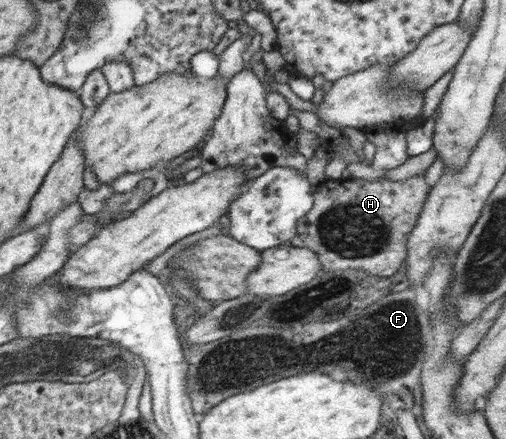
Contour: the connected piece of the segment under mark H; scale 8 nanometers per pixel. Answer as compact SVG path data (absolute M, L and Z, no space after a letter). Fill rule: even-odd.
M423 174L402 182L387 179L374 182L362 178L325 180L320 186L313 188L313 205L296 221L295 233L289 238L288 244L291 247L308 248L316 253L321 262L320 272L362 269L374 276L394 275L407 256L405 245L408 243L408 234L420 218L421 208L428 201L428 195L428 184Z

